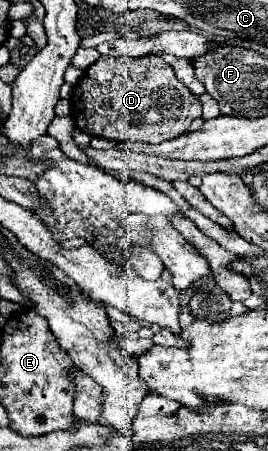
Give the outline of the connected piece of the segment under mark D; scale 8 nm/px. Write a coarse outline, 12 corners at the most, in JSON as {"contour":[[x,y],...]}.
{"contour":[[158,55],[100,57],[74,85],[78,129],[168,141],[200,99]]}

